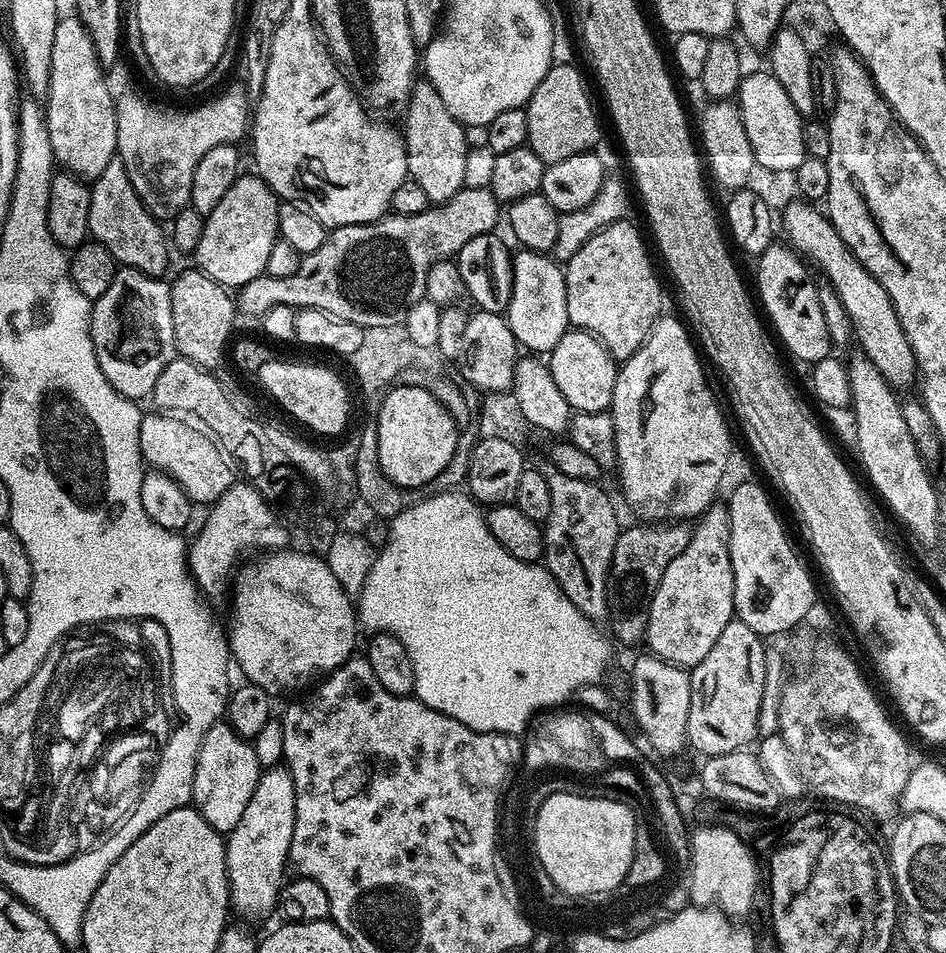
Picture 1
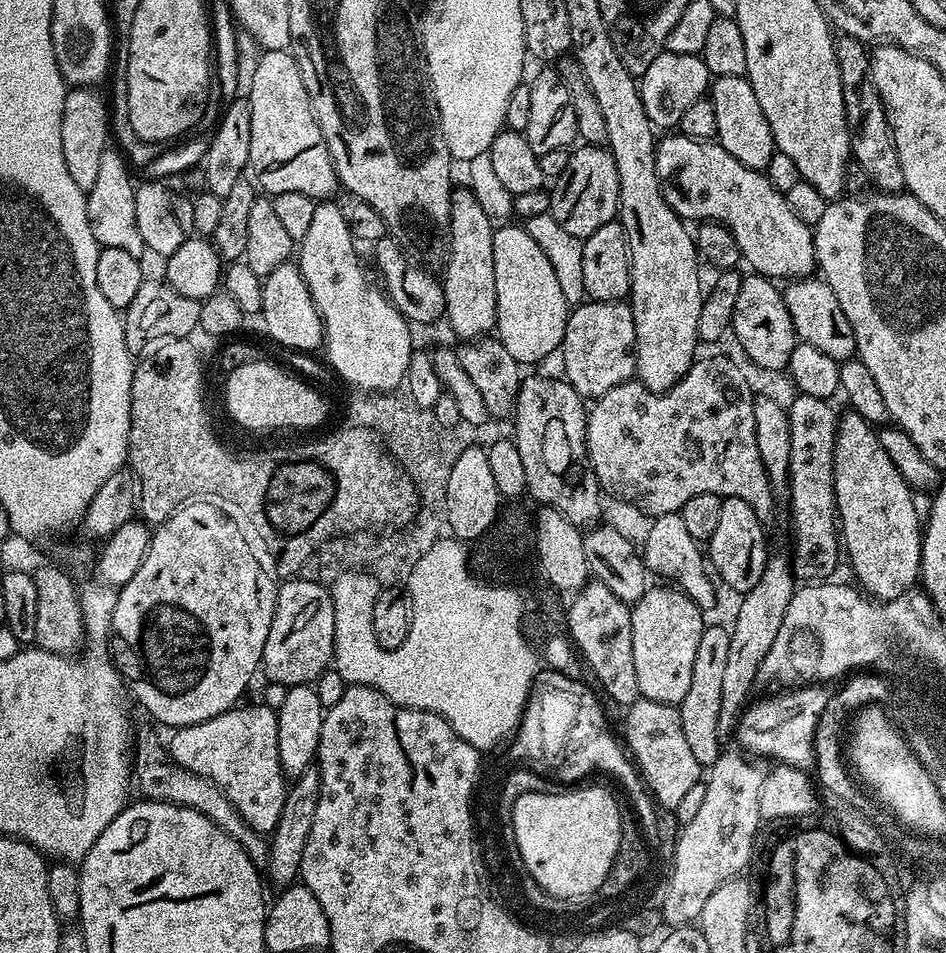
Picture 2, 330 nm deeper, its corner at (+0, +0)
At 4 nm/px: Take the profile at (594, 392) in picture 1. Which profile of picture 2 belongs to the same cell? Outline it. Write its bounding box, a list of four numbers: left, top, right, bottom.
[562,300,636,398]

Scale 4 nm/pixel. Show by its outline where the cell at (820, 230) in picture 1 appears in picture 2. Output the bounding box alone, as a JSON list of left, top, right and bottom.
[656,134,817,278]

